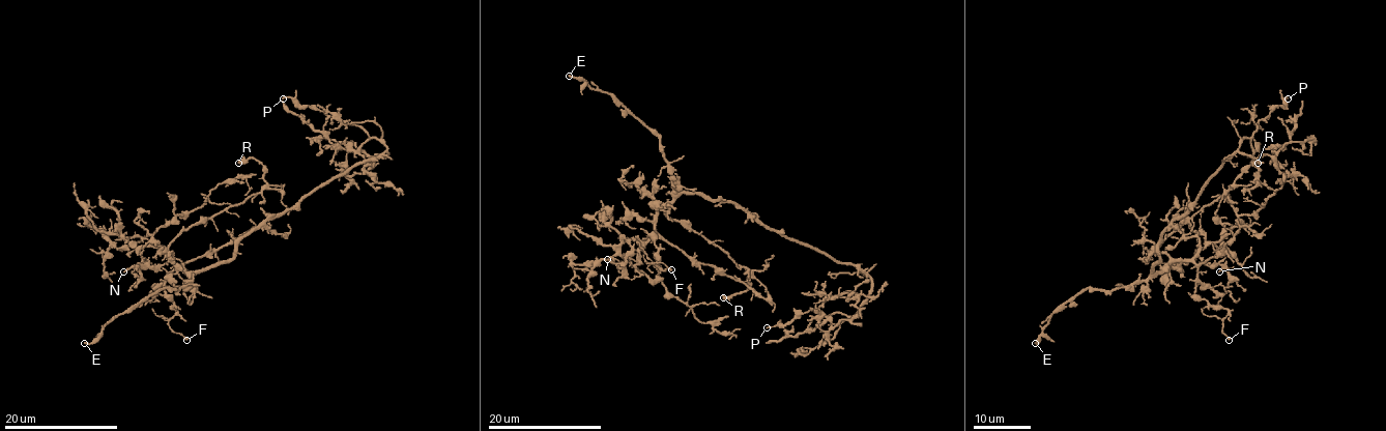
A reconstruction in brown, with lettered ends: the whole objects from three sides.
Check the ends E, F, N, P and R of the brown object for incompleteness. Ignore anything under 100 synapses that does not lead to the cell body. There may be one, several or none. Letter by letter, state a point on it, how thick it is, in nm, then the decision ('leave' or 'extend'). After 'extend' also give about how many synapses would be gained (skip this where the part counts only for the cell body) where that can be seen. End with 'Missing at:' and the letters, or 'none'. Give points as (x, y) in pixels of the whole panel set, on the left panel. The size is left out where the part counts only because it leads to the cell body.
E: place (84, 343); calibre 240 nm; extend
F: place (186, 340); calibre 200 nm; leave
N: place (123, 271); calibre 170 nm; leave
P: place (283, 98); calibre 160 nm; leave
R: place (238, 163); calibre 360 nm; leave
Missing at: E

